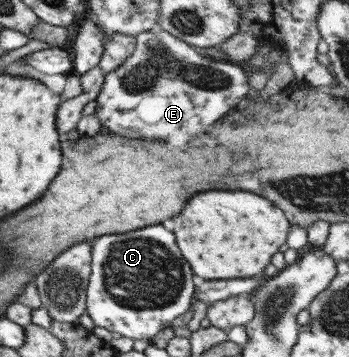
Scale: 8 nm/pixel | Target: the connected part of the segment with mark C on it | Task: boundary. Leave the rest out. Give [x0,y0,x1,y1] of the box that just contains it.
[85,224,196,340]

